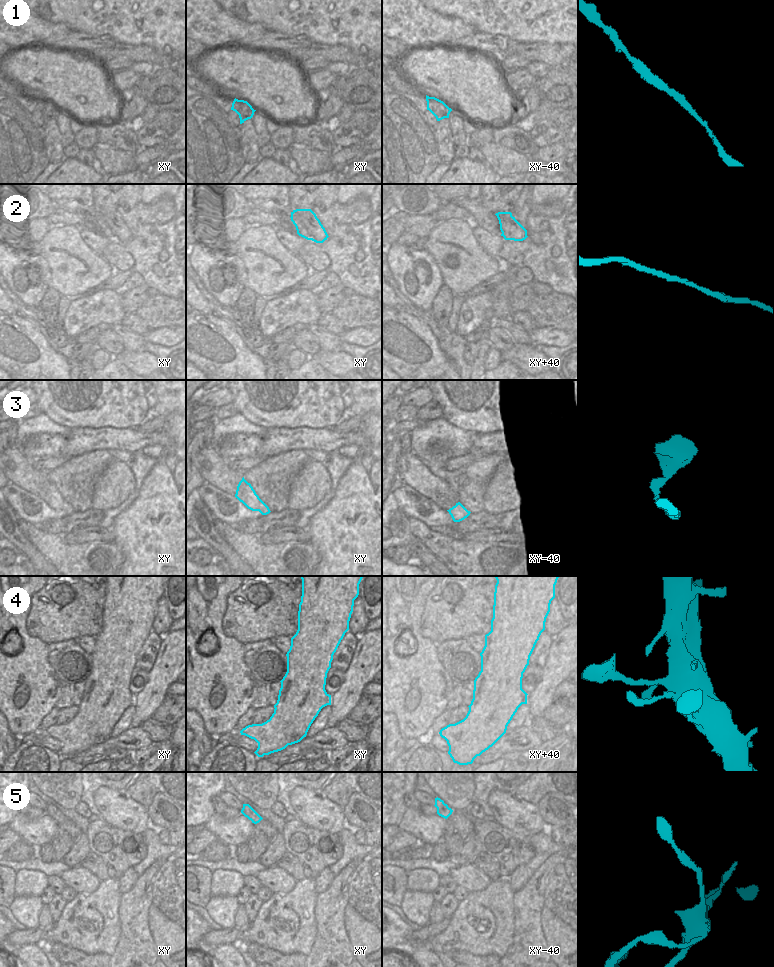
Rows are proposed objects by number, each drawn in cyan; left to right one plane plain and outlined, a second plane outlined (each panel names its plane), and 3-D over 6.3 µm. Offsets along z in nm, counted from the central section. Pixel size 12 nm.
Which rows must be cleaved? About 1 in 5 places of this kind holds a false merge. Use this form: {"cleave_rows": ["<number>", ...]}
{"cleave_rows": []}

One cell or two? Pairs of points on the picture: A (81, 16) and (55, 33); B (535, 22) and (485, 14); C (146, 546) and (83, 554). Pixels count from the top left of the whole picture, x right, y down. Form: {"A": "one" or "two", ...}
{"A": "two", "B": "one", "C": "two"}

